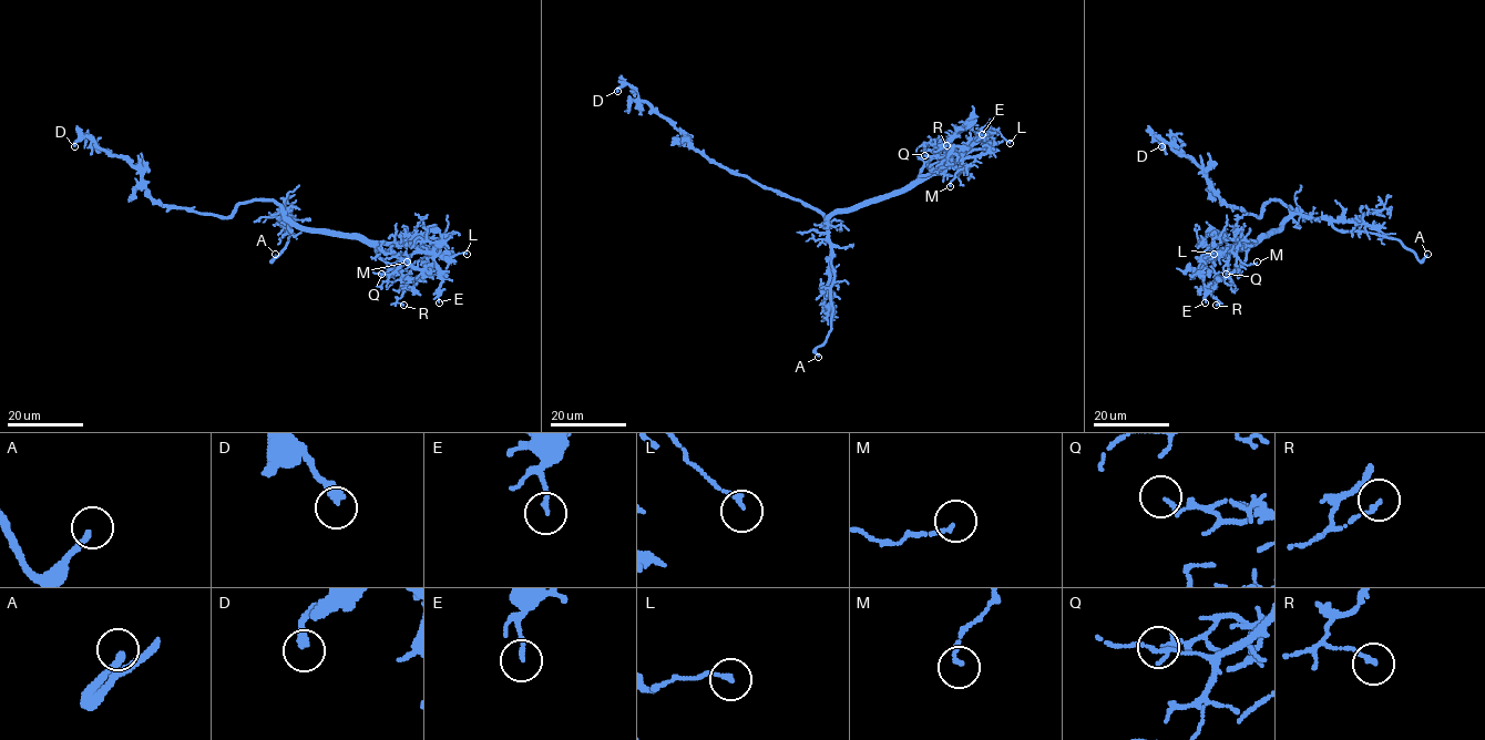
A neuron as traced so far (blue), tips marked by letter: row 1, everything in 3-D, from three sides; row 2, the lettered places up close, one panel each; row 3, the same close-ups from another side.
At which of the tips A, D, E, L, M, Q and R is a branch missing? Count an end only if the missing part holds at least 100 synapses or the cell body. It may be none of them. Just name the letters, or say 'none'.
A

